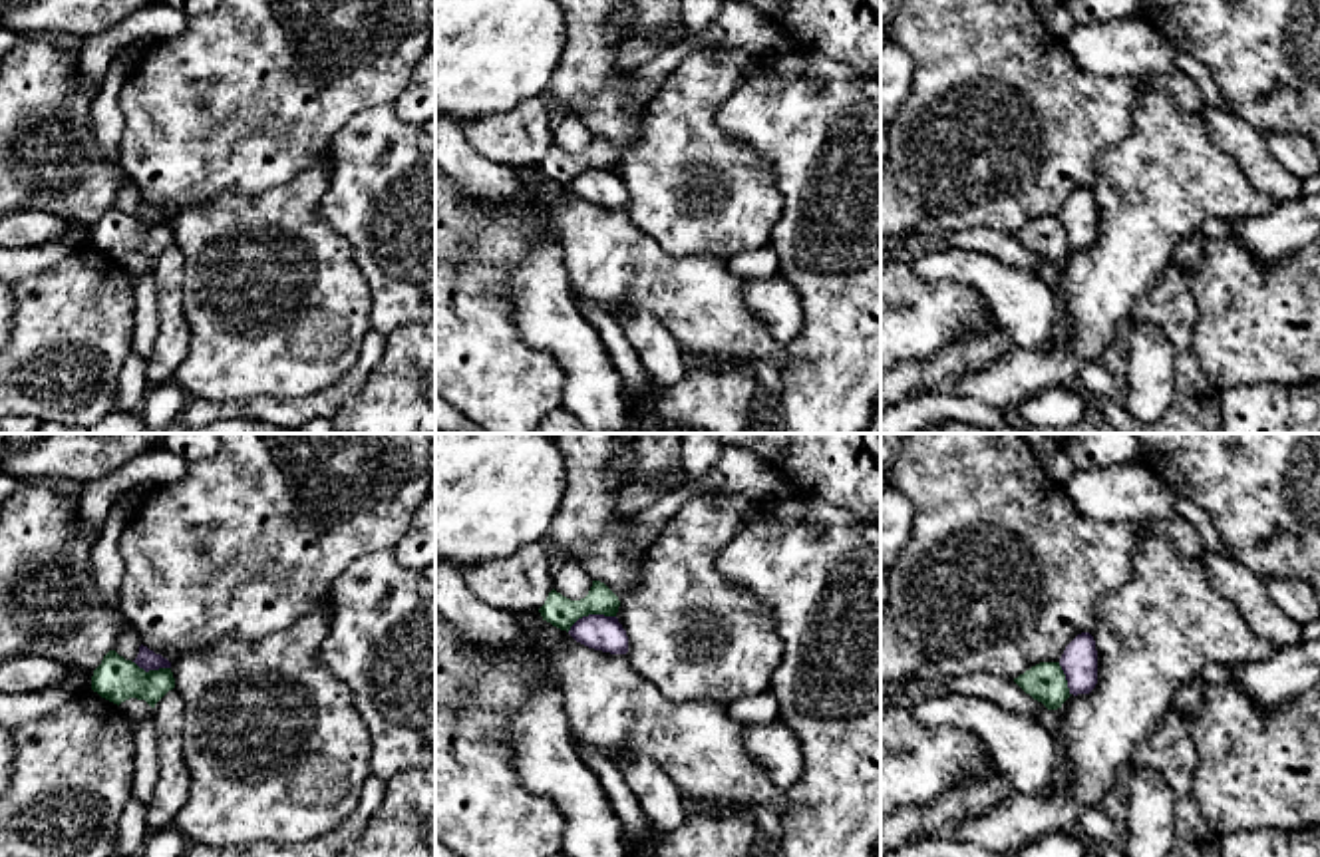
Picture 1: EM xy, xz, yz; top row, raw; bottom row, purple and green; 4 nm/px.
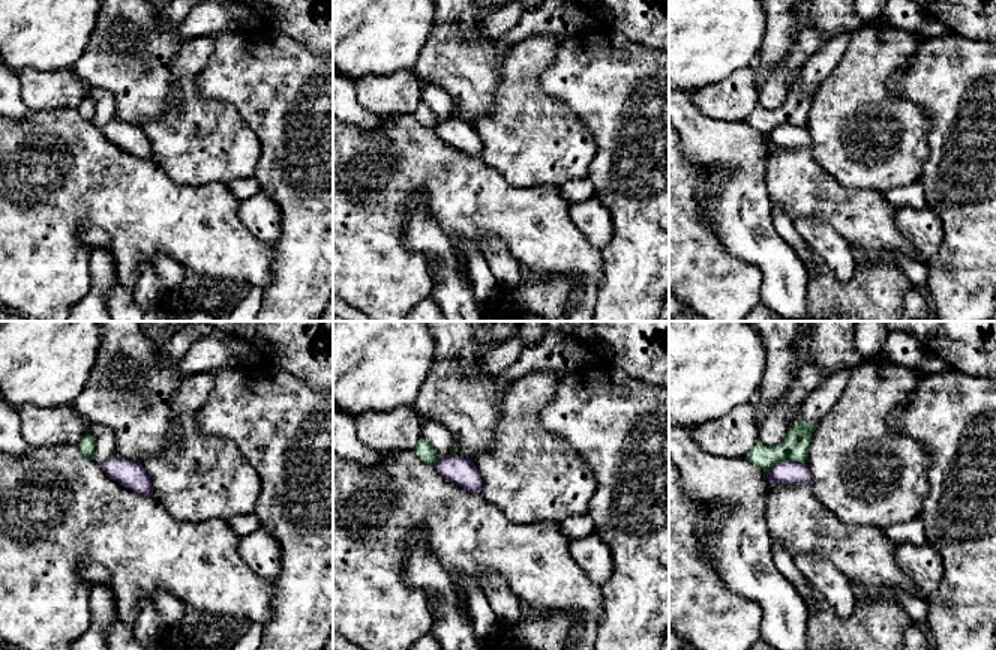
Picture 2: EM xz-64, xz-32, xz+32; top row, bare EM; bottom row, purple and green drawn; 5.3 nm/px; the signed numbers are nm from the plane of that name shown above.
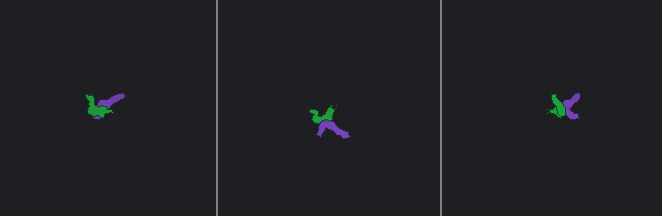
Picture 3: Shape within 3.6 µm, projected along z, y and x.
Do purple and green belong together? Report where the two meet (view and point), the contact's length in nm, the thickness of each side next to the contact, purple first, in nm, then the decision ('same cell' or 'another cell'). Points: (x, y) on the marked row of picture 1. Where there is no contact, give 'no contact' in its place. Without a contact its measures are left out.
contact xz (591, 615); length 220 nm; calibres 140 and 120 nm; another cell

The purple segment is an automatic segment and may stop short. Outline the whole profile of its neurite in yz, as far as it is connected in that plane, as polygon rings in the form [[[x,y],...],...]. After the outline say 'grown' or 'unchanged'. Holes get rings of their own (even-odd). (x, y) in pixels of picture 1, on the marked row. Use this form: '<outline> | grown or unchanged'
[[[1089,632],[1077,634],[1064,650],[1060,666],[1070,694],[1089,694],[1097,684],[1097,650]]] | unchanged

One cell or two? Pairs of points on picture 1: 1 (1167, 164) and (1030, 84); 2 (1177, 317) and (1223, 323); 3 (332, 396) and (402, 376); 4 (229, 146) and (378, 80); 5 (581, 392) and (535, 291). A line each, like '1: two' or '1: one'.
1: two
2: two
3: two
4: one
5: one

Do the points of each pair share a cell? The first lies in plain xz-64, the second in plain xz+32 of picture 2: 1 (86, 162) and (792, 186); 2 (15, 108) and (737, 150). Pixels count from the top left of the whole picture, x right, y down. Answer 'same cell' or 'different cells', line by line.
1: same cell
2: same cell

